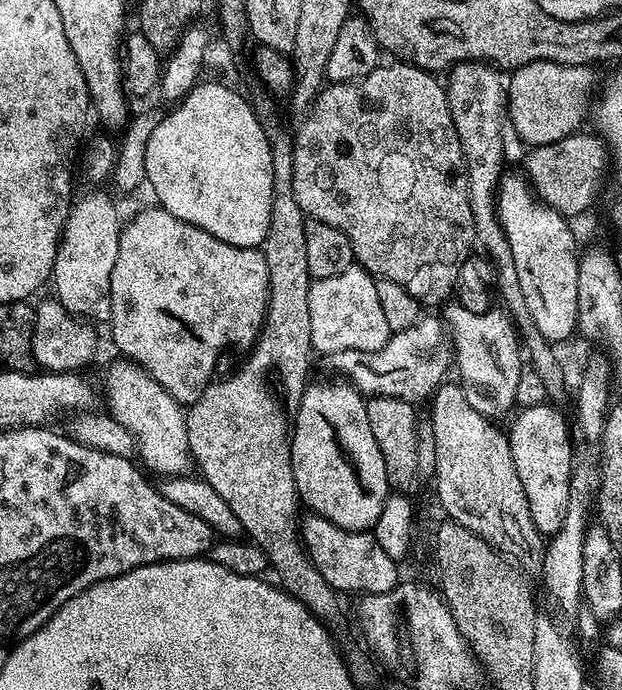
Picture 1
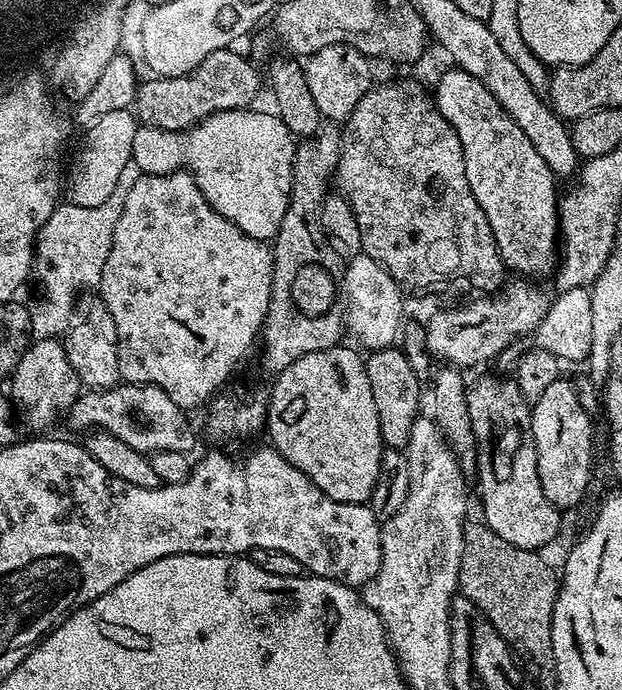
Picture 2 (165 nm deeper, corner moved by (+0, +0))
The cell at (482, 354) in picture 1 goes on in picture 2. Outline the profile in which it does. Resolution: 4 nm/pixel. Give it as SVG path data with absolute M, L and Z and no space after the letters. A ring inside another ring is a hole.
M488 376L485 380L480 380L476 385L471 385L468 388L468 409L470 410L470 422L472 429L476 435L476 471L474 473L475 479L480 479L480 504L484 507L484 516L482 516L483 523L488 525L490 530L494 530L494 534L498 534L498 538L506 538L506 542L510 542L510 546L518 546L525 548L531 552L537 550L544 550L544 547L555 538L560 532L560 516L562 516L561 509L552 505L546 498L546 494L542 494L542 482L538 478L538 458L536 457L536 447L534 446L534 438L532 437L532 410L529 401L524 399L524 395L518 390L515 379L512 378L498 378L502 380L495 380L494 377Z

